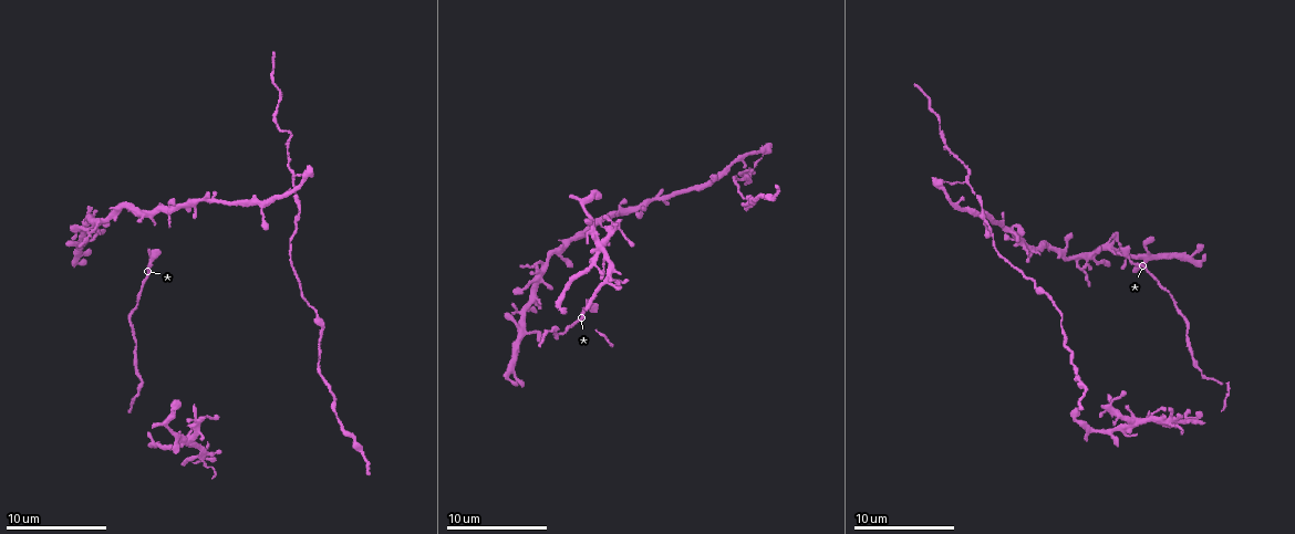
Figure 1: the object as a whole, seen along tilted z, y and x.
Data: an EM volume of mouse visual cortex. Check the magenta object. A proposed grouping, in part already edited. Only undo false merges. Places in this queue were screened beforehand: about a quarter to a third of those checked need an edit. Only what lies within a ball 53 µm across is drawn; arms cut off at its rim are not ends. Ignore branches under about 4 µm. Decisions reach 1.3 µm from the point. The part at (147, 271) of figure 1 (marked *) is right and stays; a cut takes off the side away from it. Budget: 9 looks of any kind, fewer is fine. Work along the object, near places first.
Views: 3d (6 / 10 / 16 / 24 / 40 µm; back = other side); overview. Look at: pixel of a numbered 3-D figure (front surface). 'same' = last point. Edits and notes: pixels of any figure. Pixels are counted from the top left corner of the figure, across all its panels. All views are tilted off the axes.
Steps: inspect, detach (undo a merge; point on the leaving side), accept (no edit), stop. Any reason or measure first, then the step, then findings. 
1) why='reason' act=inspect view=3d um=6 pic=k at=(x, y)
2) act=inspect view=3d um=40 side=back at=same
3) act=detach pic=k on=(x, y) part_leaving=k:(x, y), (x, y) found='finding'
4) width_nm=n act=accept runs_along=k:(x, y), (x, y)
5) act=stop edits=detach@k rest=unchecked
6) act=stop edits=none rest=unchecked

why='four-way junction' act=inspect view=3d um=10 pic=1 at=(538, 277)

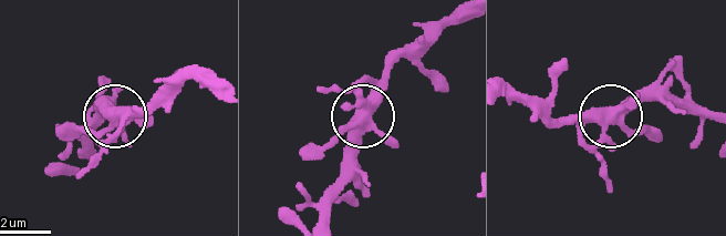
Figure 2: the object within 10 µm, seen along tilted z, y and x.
act=accept found='all the same neuron'

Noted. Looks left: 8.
why='two arms in line, one across' act=inspect view=3d um=10 pic=1 at=(944, 183)

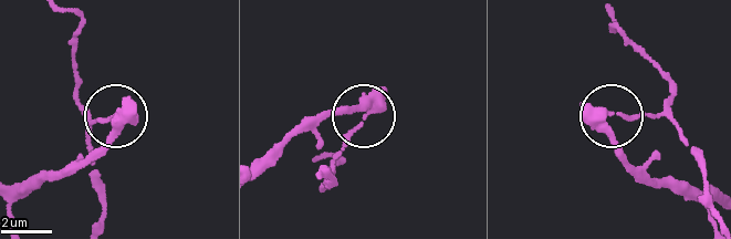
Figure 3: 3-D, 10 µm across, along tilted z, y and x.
arms=3 act=detach pic=3 on=(103, 122) part_leaving=3:(127, 116), (91, 124), (86, 131), (104, 219) found='two neurons meet here'

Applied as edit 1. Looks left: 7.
why='thick turns thin' act=inspect view=3d um=10 pic=1 at=(1109, 409)

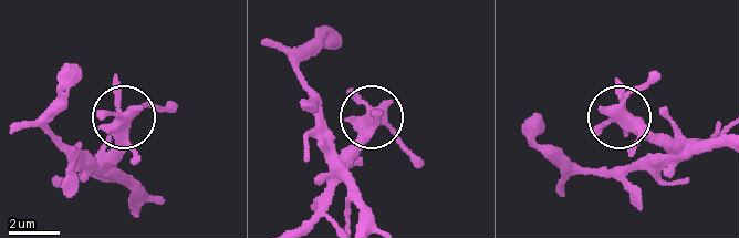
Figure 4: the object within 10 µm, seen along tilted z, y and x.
act=accept found='continuous, no second neuron'

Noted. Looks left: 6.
act=stop edits=detach@3 rest=unchecked

